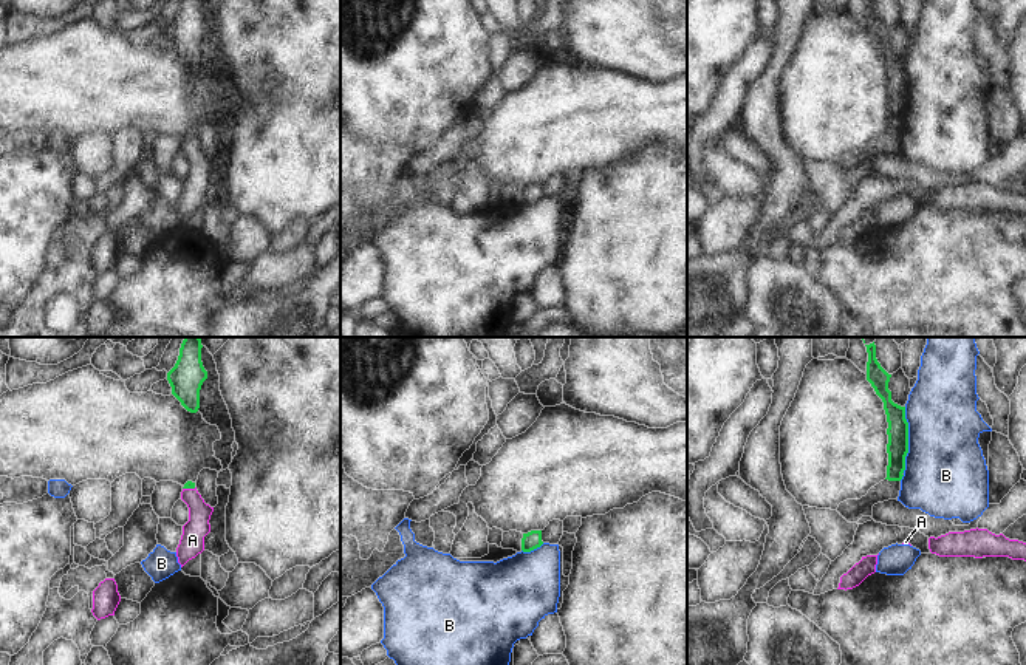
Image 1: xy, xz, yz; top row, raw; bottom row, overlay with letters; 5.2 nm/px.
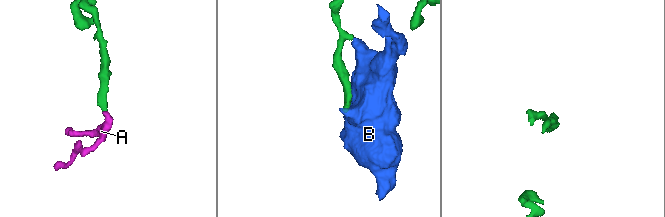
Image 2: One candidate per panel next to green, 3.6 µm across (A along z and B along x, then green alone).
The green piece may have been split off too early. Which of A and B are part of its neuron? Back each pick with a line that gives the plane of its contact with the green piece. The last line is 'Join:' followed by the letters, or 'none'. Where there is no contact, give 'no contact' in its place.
A: meets green in xy
Join: A

